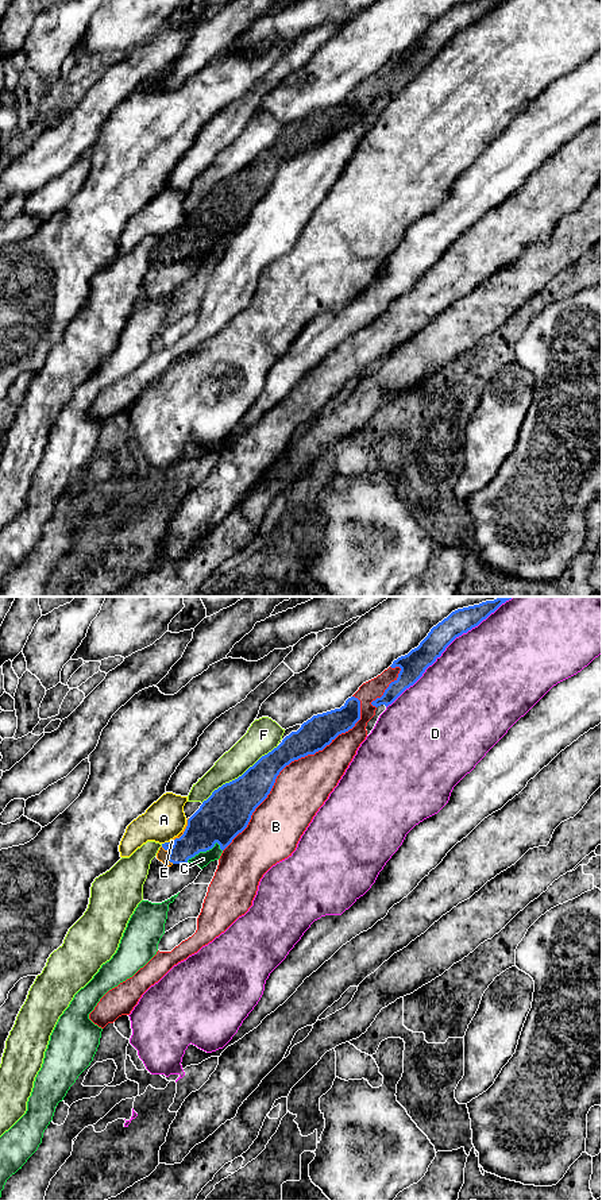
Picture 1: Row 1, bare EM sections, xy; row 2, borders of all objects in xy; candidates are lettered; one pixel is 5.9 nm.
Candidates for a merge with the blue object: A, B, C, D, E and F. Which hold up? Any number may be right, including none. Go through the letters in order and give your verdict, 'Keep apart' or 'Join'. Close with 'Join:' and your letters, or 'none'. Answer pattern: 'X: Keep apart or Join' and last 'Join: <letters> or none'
A: Keep apart
B: Keep apart
C: Keep apart
D: Keep apart
E: Join
F: Keep apart
Join: E

